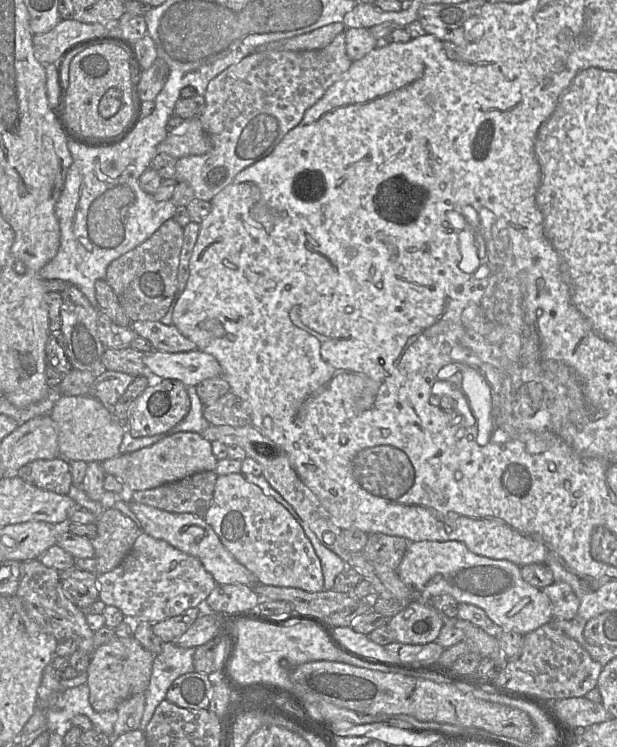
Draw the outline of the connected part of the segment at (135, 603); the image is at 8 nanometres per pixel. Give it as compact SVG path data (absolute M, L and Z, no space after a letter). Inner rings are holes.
M144 532L117 567L97 578L99 599L105 605L117 607L130 621L150 623L180 615L189 608L203 608L208 595L218 585L199 559Z

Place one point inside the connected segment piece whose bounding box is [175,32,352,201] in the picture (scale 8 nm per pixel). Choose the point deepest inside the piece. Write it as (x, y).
(250, 106)

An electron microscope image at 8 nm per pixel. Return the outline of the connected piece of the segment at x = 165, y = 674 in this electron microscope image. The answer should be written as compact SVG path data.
M163 642L159 654L154 656L152 674L150 683L145 691L145 708L140 722L139 729L145 731L150 722L157 706L166 699L166 694L173 683L181 675L184 675L194 670L194 653L195 648L183 648L178 646L175 642Z

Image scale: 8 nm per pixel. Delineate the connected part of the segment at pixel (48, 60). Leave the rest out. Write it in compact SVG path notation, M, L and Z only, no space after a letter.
M73 18L61 20L50 31L33 36L34 55L43 65L54 65L66 51L94 36L107 34L121 34L119 21L83 23Z

